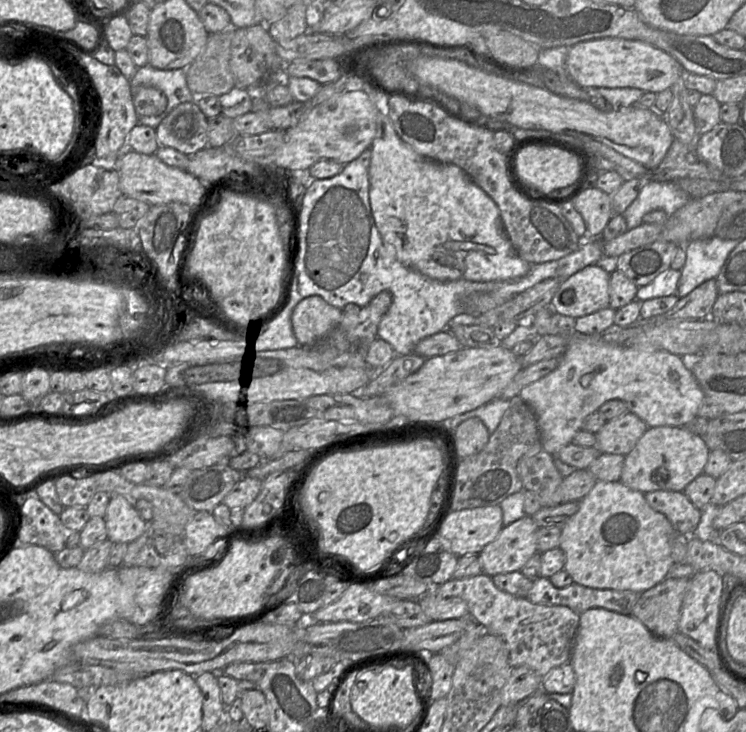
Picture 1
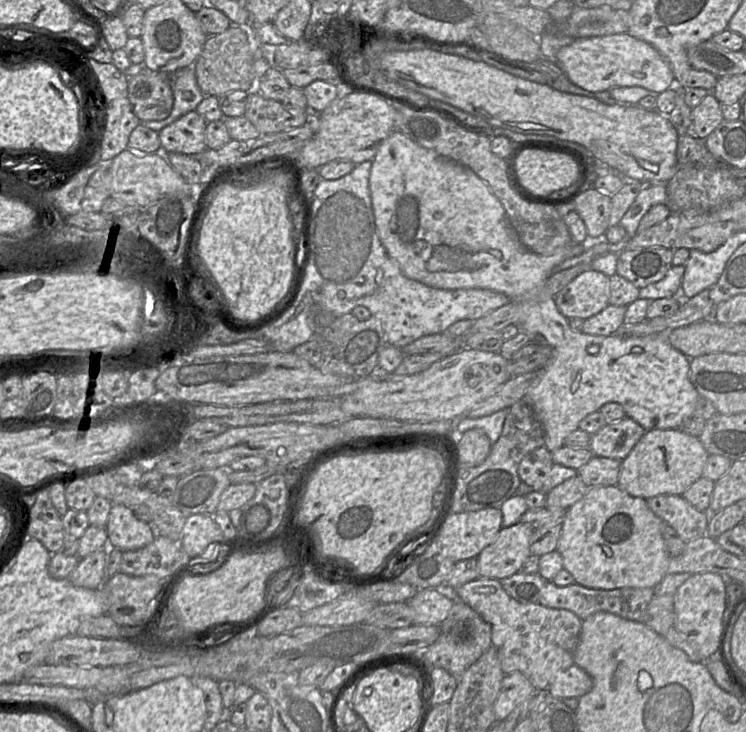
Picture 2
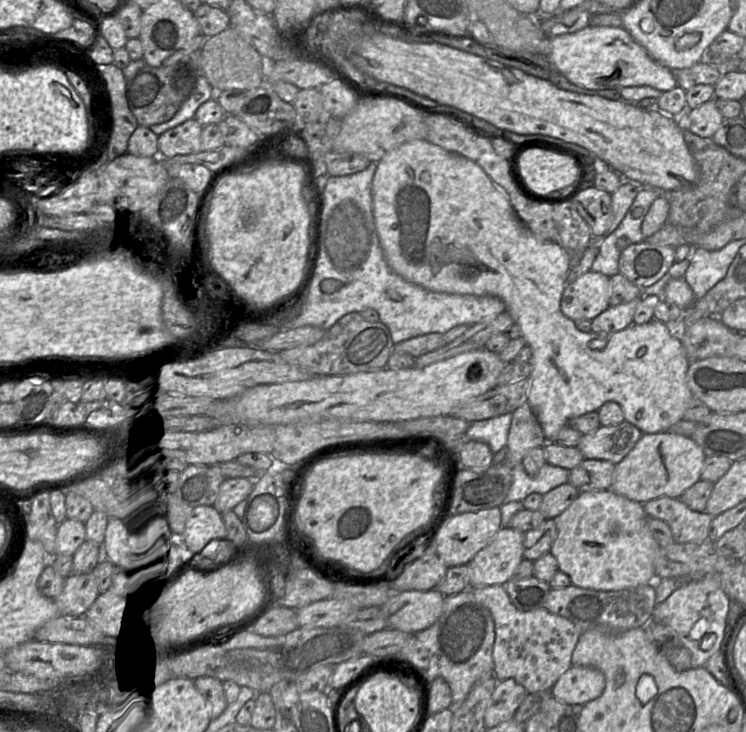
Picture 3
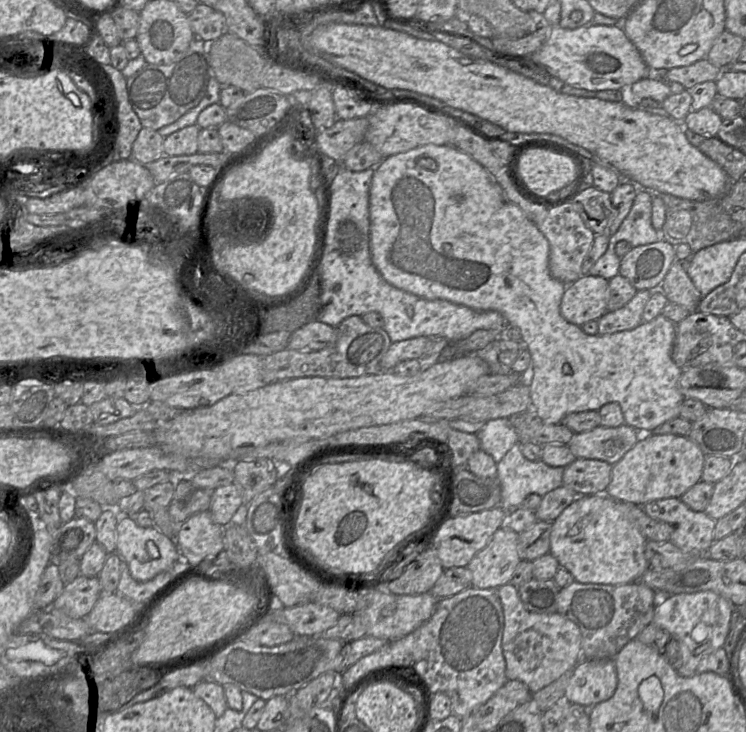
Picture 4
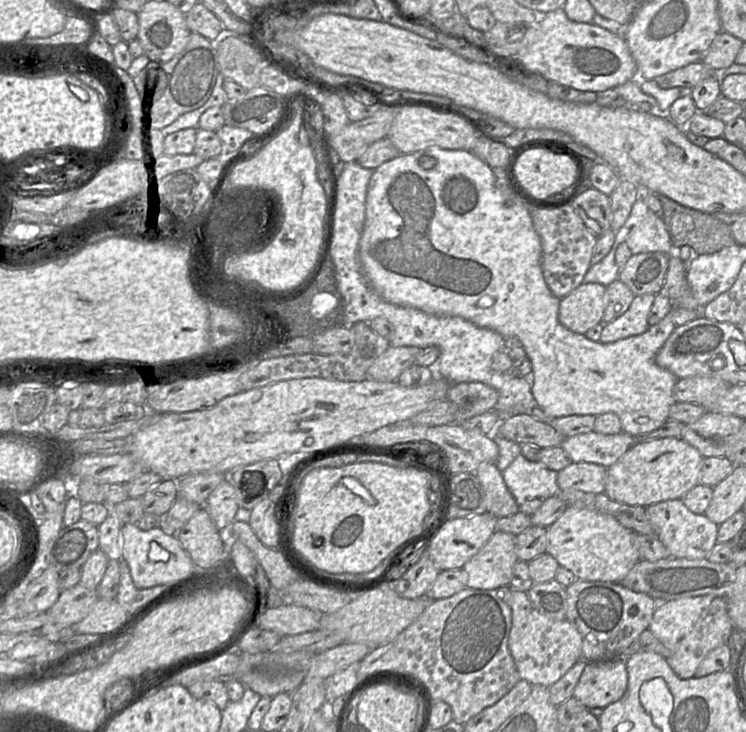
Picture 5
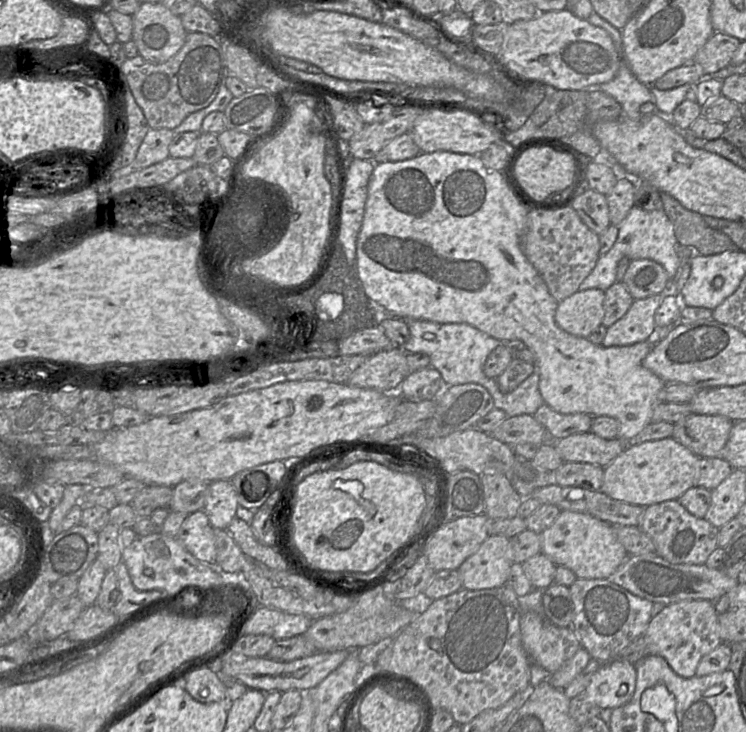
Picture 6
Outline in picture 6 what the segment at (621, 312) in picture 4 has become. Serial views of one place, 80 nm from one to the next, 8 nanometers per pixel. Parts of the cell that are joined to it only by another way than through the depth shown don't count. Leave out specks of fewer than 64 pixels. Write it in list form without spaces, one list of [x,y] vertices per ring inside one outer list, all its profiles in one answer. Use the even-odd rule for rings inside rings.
[[[664,294],[634,300],[627,313],[607,328],[604,347],[629,346],[646,341],[655,331],[654,316]]]

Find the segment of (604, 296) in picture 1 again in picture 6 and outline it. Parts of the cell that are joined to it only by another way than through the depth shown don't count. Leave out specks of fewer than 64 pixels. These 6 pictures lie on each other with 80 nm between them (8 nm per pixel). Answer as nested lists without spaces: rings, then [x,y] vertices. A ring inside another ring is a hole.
[[[600,289],[578,290],[559,302],[556,324],[573,336],[588,338],[602,324],[604,296]]]

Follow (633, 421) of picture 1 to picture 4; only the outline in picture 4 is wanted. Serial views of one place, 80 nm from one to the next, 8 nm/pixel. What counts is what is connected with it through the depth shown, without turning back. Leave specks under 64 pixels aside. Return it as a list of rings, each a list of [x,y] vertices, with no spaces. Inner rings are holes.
[[[631,426],[603,427],[574,433],[567,446],[576,459],[597,459],[616,464],[642,434]]]

